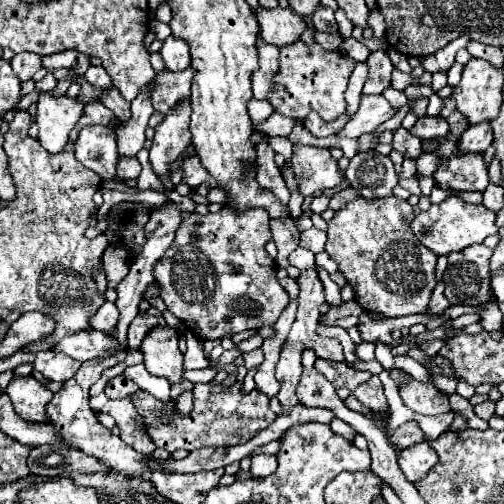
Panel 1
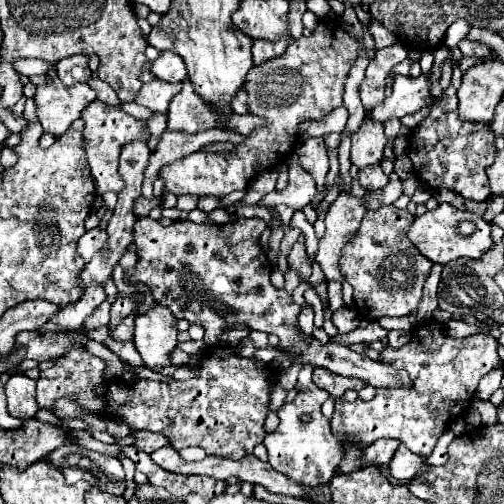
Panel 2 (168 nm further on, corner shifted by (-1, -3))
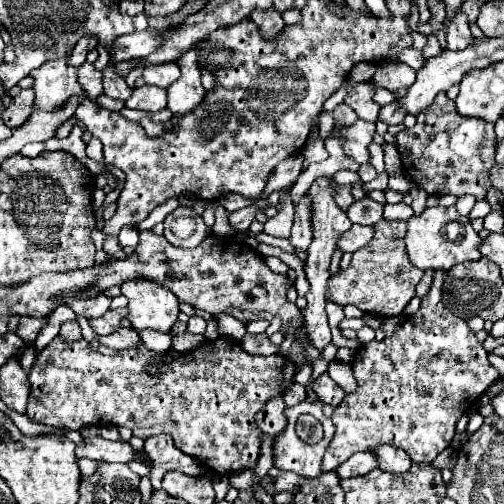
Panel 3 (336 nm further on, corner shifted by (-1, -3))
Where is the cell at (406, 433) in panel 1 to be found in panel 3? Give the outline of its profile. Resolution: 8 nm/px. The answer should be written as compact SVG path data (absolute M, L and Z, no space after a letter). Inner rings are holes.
M371 451L355 453L341 467L337 467L337 475L341 479L349 479L349 477L357 477L357 475L367 475L375 467L377 467L377 461L375 461L375 455Z

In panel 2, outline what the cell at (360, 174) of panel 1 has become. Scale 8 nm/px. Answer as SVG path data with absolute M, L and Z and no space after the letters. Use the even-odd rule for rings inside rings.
M371 165L371 167L359 169L357 181L359 181L359 185L361 185L367 193L373 193L373 191L383 189L383 187L389 183L389 175L383 173L381 165Z

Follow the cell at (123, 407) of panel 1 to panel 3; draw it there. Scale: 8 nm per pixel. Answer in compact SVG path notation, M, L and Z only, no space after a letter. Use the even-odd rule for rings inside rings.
M155 435L145 441L145 453L153 461L153 467L150 468L149 477L153 489L161 489L161 481L165 473L169 471L179 471L191 477L199 477L203 473L201 463L197 459L187 457L185 453L177 451L173 445L173 439L169 435Z

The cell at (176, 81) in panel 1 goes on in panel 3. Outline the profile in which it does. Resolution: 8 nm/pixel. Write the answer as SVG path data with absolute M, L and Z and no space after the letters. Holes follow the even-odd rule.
M143 85L143 87L137 87L133 89L133 95L125 101L125 107L129 109L143 109L143 111L161 111L167 107L167 95L165 95L165 89L159 89L159 87L149 87L149 85Z

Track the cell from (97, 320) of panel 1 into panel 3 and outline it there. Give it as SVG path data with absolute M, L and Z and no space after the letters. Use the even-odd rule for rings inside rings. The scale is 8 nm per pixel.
M101 293L101 295L95 295L95 297L71 299L67 305L71 307L73 313L83 315L83 317L87 317L87 319L93 319L93 317L103 317L103 315L109 311L111 299Z

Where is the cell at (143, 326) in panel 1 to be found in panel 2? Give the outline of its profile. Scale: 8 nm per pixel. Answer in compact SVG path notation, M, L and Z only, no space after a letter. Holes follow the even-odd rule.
M129 315L129 319L125 319L125 323L117 325L111 331L111 337L115 341L133 341L133 331L135 331L135 315Z

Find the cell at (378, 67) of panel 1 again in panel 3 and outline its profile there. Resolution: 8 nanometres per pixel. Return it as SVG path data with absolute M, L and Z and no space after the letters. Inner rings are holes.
M357 83L345 97L345 103L357 113L359 119L363 121L377 121L379 115L379 105L373 101L373 85L371 83Z

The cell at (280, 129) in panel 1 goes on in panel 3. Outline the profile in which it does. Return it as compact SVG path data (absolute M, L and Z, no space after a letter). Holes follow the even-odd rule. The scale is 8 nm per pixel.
M191 49L183 57L177 59L177 65L181 69L181 77L173 81L167 89L167 107L173 115L185 115L193 111L197 103L205 97L205 89L201 85L201 65L197 59L197 53Z

